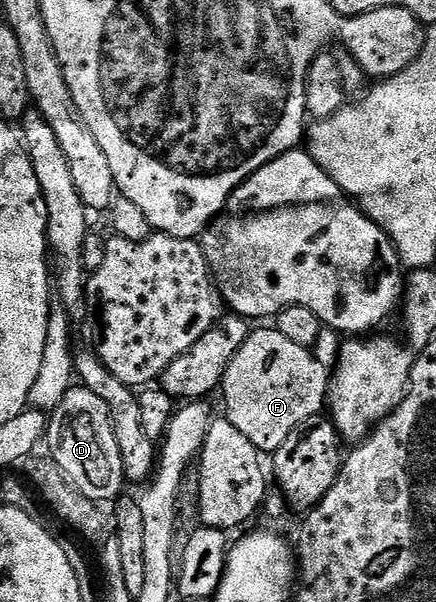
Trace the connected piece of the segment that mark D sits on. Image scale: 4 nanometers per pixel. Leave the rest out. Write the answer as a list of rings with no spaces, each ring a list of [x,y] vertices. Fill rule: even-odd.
[[[74,386],[63,394],[63,400],[59,406],[53,409],[47,420],[47,445],[49,444],[48,455],[57,463],[59,470],[69,479],[83,495],[98,502],[116,501],[122,495],[126,487],[125,471],[123,470],[122,459],[119,458],[119,445],[115,442],[115,430],[111,426],[111,418],[107,405],[103,398],[91,390],[80,386]]]

